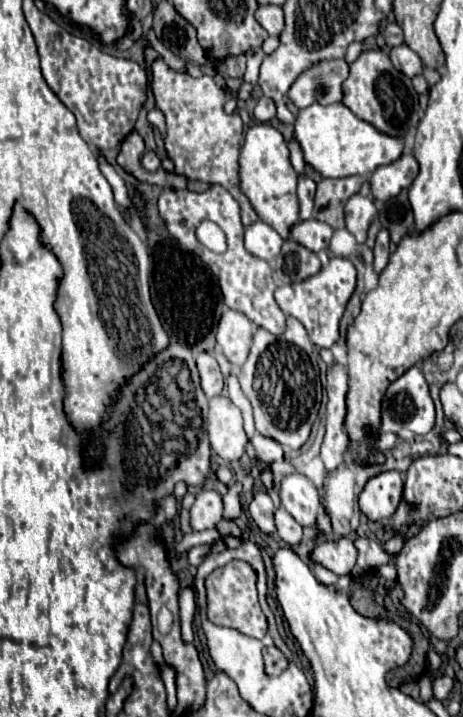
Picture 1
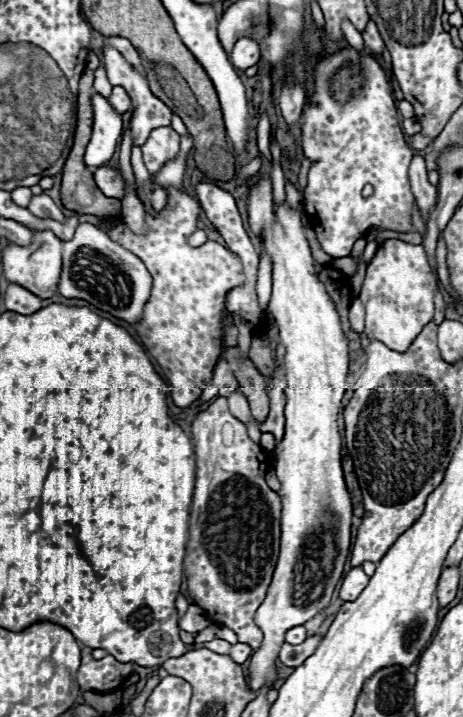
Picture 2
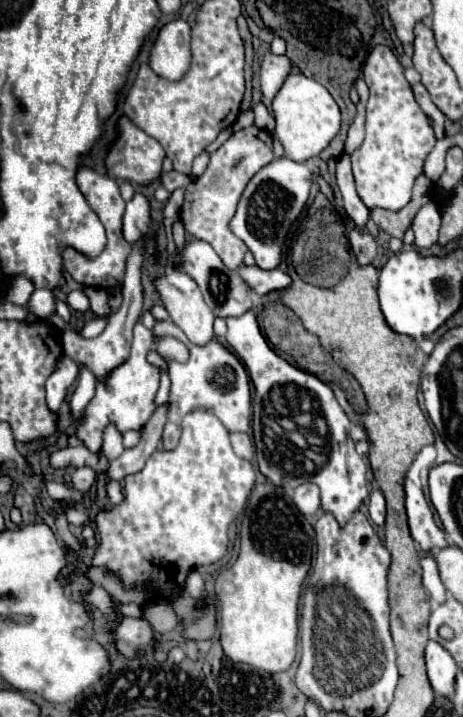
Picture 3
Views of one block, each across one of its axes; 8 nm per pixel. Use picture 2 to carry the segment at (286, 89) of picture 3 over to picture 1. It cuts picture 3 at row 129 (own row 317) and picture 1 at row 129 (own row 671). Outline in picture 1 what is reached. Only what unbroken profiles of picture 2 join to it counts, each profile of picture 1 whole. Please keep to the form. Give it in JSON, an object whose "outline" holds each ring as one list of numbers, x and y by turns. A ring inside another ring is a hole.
{"outline":[[270,124,250,126,240,152,240,188,250,198,258,218,270,224,282,238,288,238,290,226,300,220,296,178,298,176,290,164,290,152,284,136]]}

